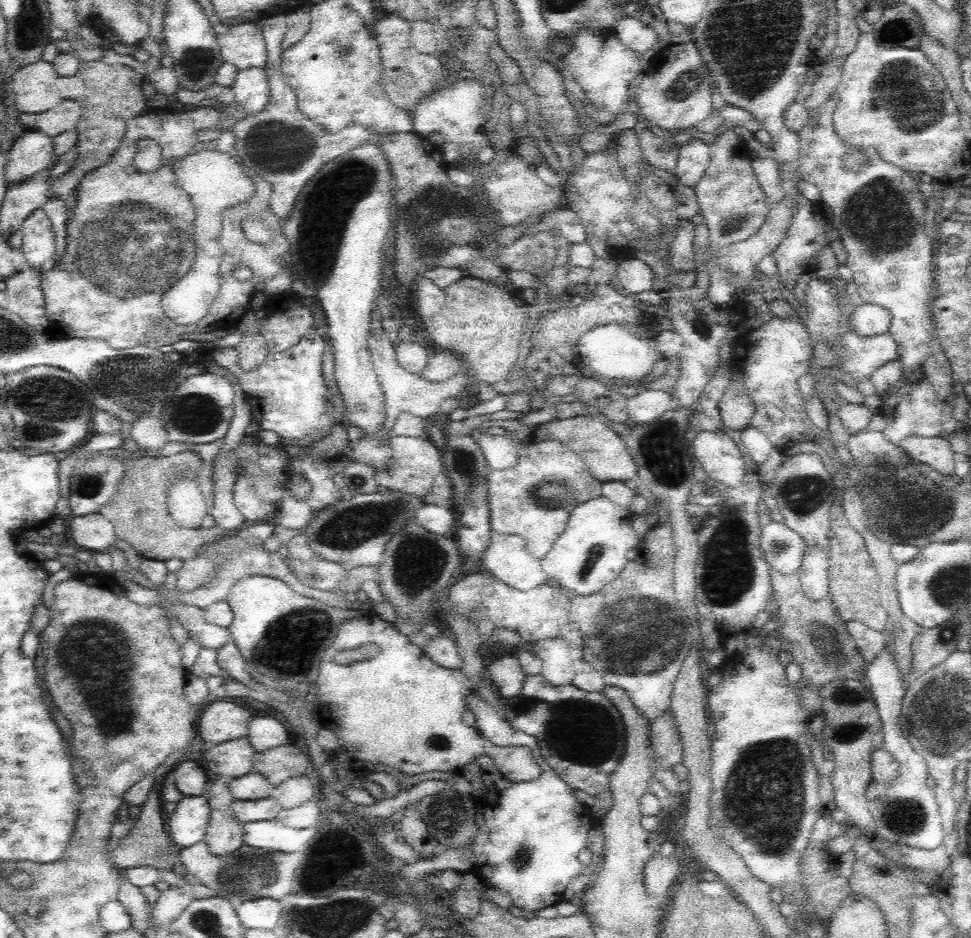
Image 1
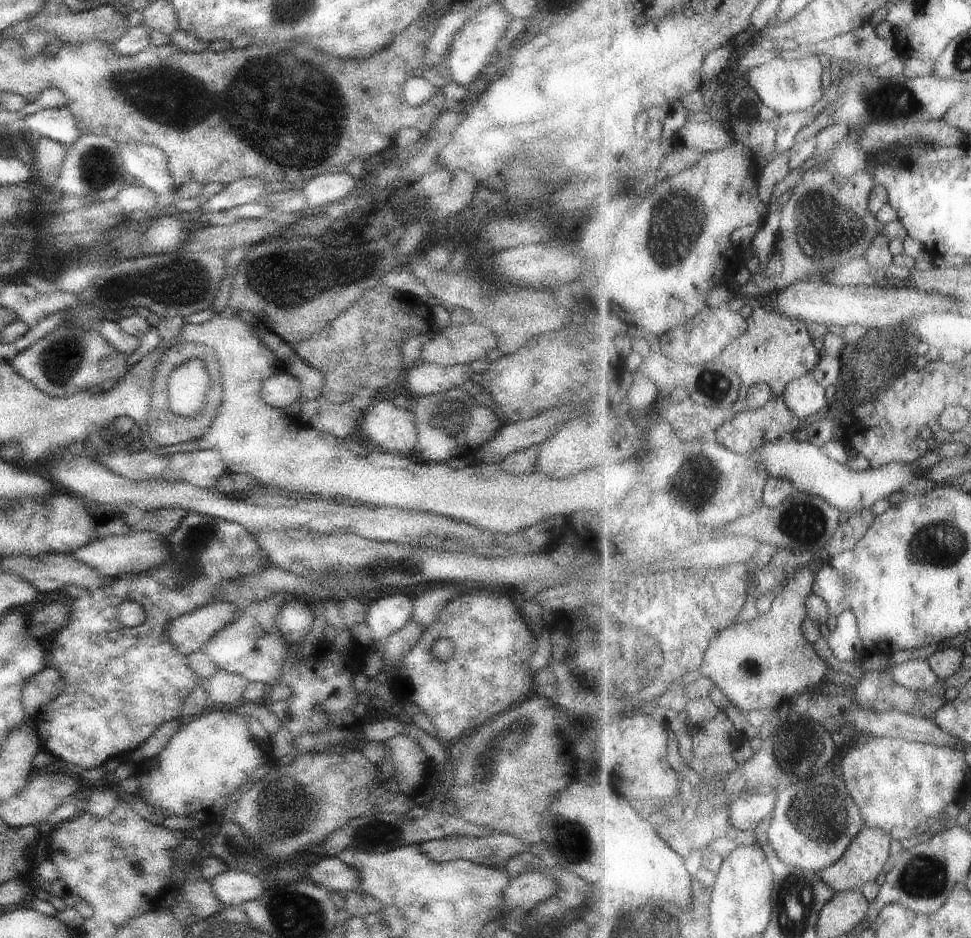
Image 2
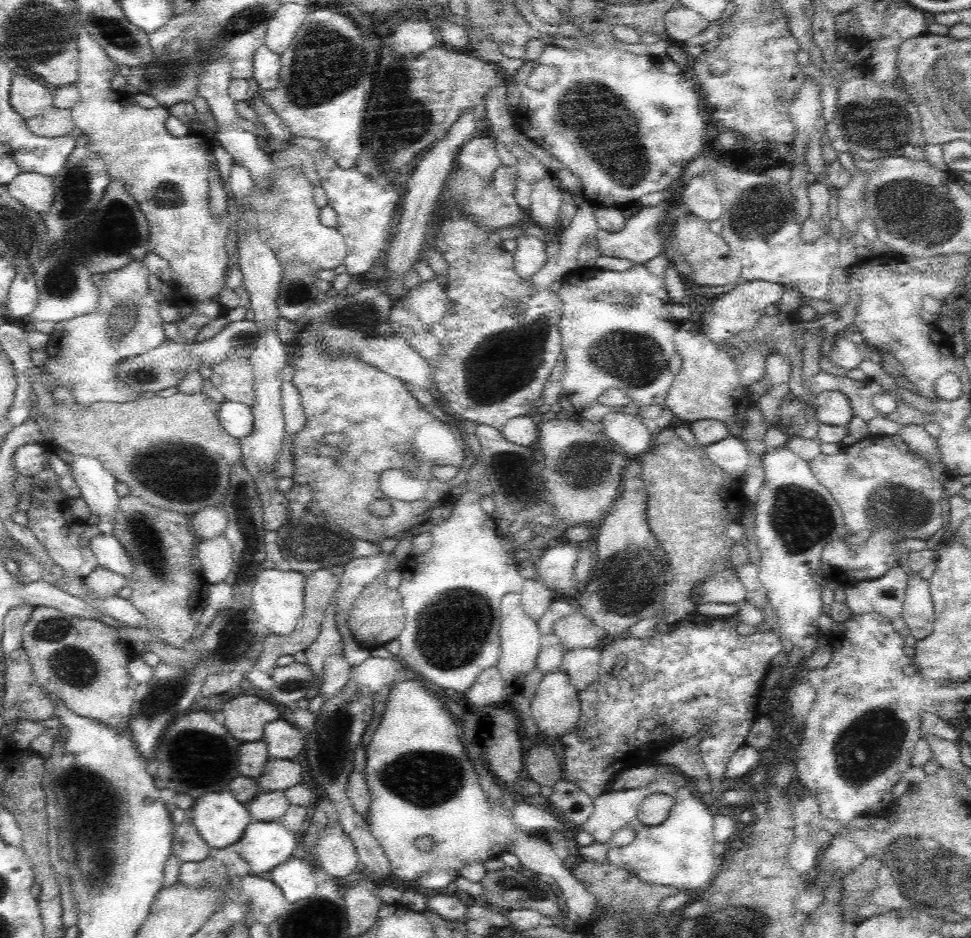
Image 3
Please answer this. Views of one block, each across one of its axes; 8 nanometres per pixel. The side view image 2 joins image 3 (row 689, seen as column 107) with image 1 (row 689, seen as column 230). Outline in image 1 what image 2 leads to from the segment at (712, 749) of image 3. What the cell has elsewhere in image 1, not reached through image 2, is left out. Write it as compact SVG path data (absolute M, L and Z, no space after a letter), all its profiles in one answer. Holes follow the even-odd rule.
M541 673L535 675L526 677L520 694L508 699L505 719L512 728L534 736L542 748L550 748L562 760L596 766L596 768L554 768L558 776L572 788L583 790L592 796L607 790L610 774L614 772L625 746L626 731L618 709L600 692L584 692L572 684L553 686L547 683ZM604 762L608 762L608 766L600 768L600 764Z

